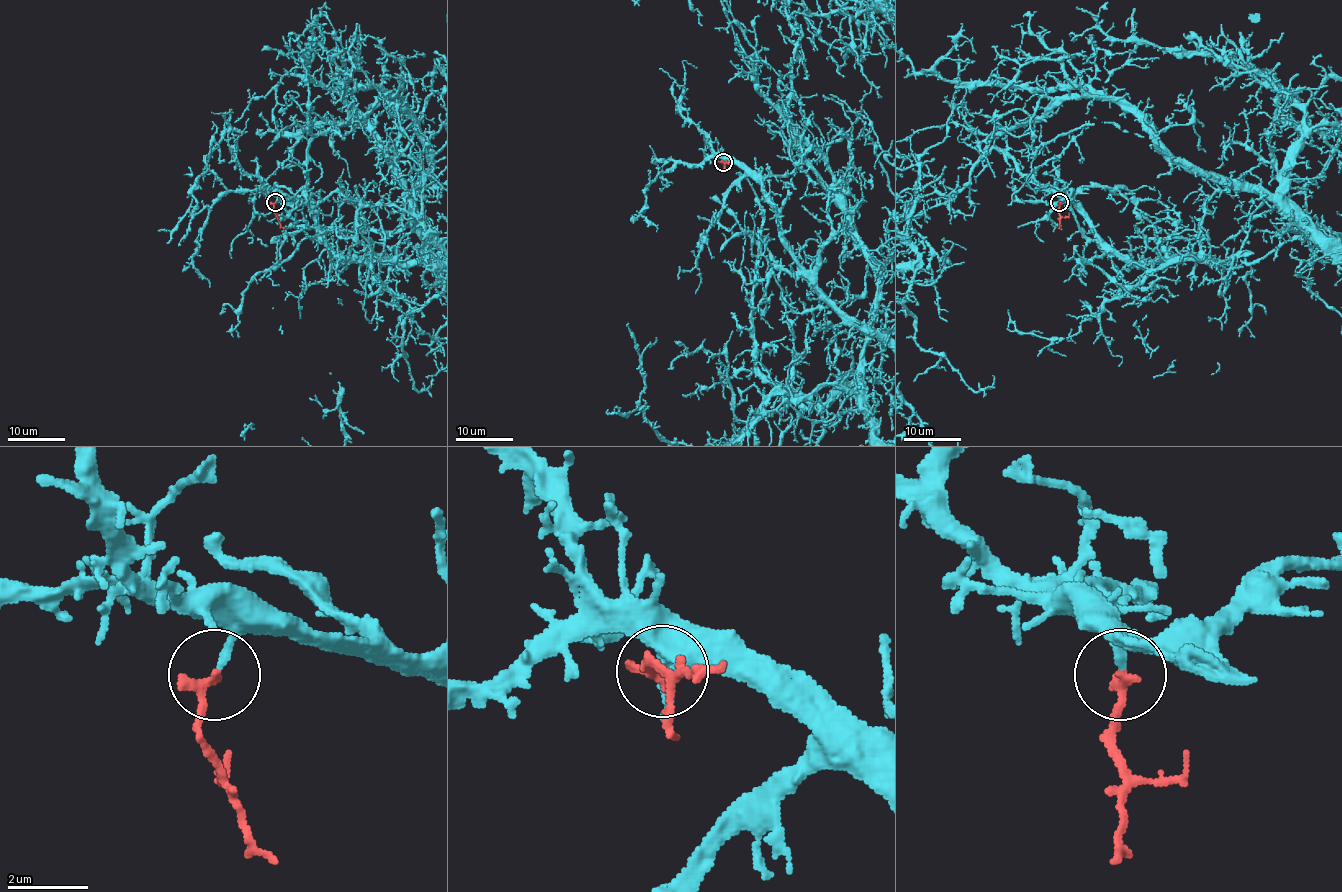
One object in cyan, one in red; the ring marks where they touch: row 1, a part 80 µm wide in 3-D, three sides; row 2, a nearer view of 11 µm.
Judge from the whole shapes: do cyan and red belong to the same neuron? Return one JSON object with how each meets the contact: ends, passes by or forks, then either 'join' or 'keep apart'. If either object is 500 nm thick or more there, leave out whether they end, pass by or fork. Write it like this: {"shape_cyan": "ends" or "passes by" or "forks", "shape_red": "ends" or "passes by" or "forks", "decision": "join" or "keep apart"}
{"shape_cyan": "ends", "shape_red": "ends", "decision": "join"}

